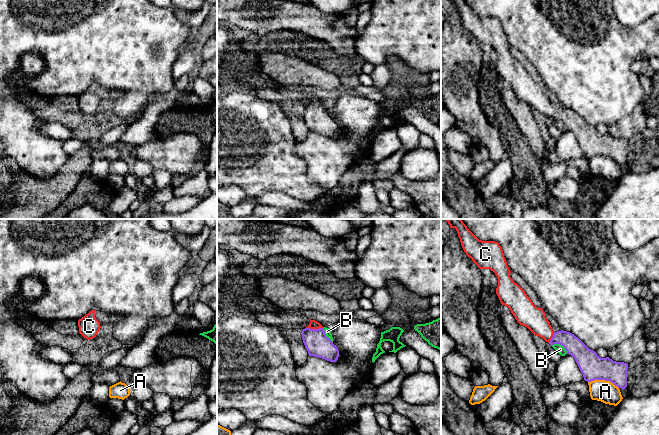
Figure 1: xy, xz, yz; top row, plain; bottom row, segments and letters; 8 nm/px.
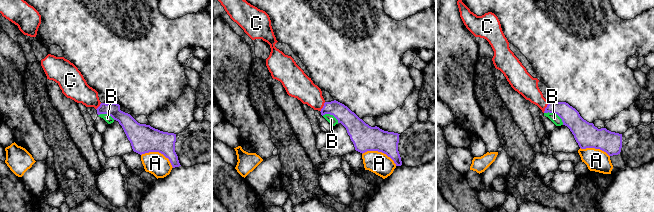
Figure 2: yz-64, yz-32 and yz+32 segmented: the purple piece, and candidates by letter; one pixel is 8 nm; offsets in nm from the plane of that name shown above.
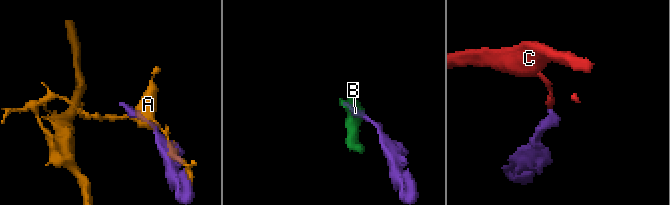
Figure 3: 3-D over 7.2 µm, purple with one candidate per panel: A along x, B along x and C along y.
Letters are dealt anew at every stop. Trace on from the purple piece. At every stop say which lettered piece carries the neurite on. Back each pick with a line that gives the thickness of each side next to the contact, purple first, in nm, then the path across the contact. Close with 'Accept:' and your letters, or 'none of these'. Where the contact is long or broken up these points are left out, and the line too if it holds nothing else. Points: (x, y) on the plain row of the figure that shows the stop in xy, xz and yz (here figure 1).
C: 200 nm thick on the purple side, 70 nm on the other; runs through xz (316, 118), (314, 105), (313, 100)
Accept: C

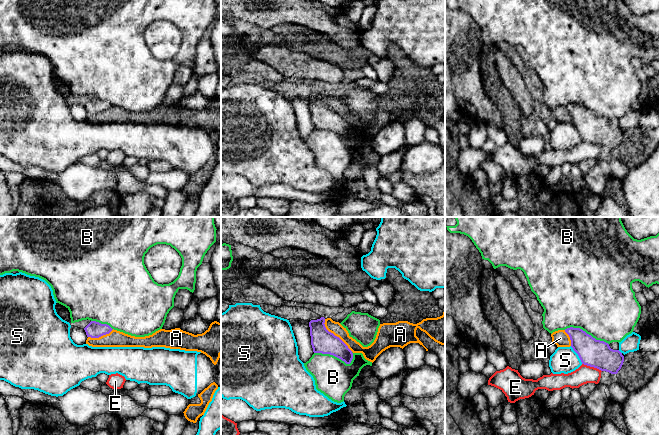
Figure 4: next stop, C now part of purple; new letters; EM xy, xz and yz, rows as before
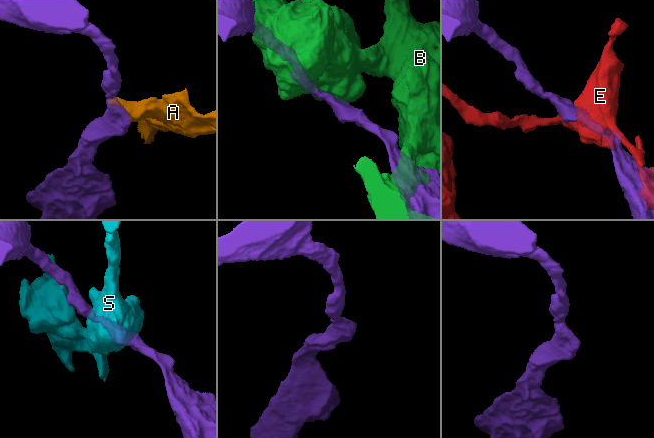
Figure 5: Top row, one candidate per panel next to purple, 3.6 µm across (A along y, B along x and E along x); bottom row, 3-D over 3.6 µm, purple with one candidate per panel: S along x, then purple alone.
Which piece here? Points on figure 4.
Accept: none of these

